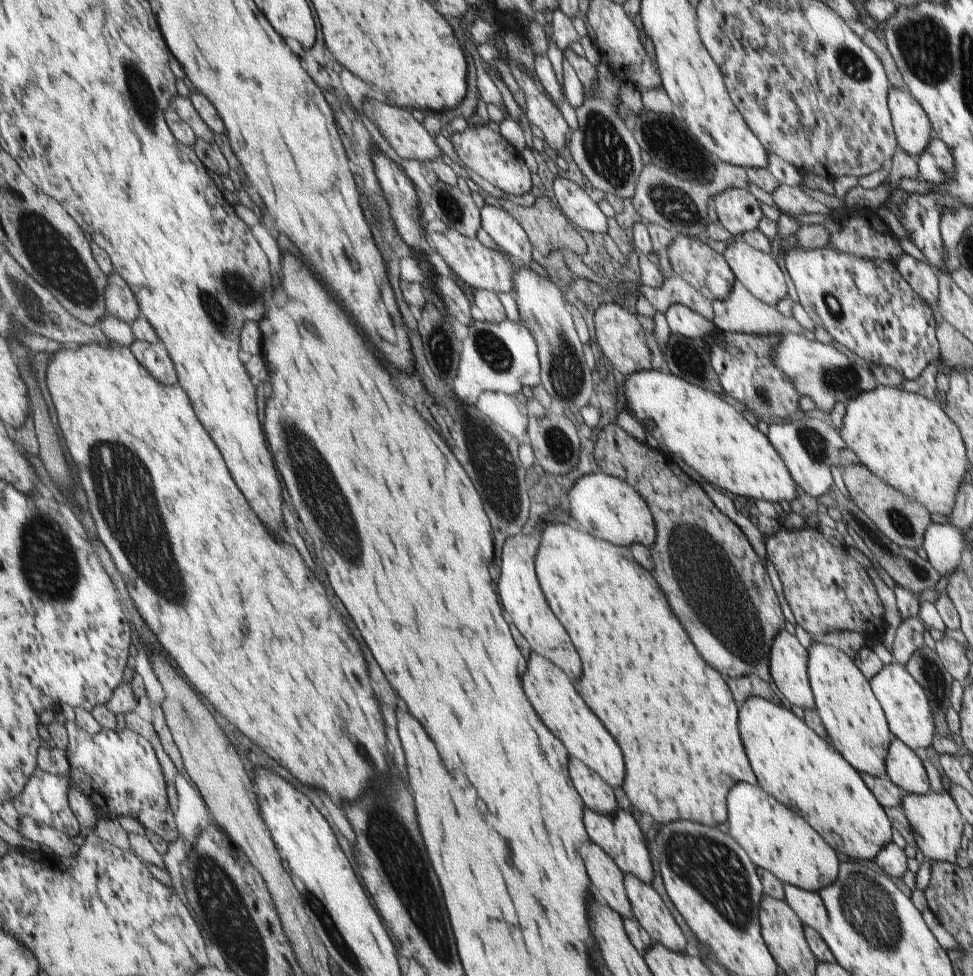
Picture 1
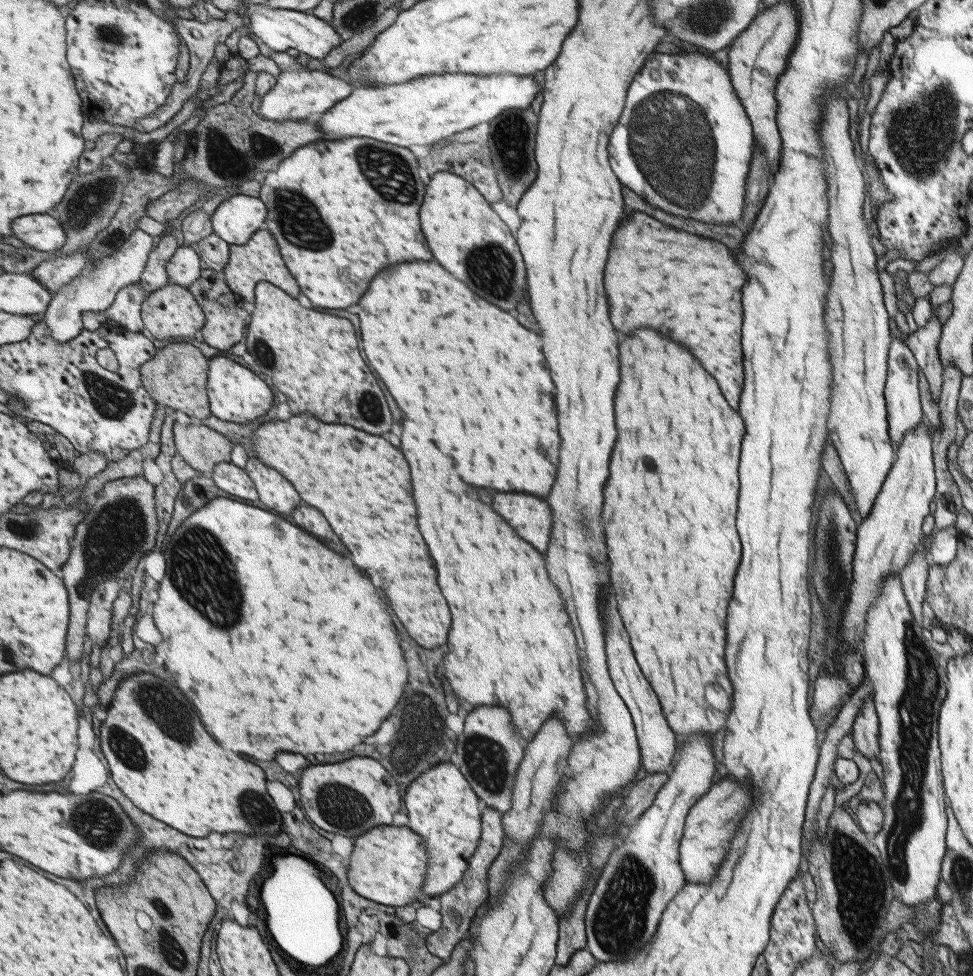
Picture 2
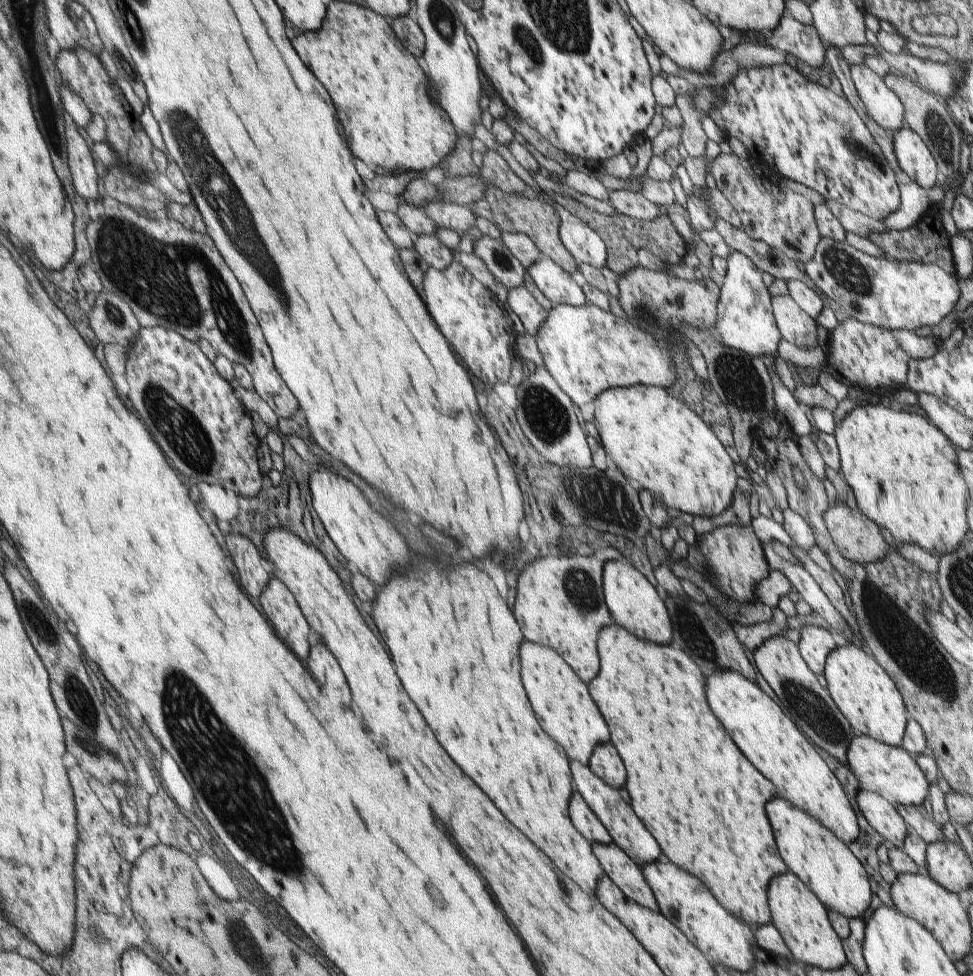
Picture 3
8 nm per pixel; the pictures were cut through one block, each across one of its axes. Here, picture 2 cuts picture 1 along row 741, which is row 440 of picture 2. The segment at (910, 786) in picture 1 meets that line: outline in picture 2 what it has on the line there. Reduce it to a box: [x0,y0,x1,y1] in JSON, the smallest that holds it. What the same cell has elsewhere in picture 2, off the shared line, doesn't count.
[885,336,921,447]

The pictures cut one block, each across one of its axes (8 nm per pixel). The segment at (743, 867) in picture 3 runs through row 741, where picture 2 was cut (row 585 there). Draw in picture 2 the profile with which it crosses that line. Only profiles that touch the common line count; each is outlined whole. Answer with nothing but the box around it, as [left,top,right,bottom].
[602,328,744,738]

